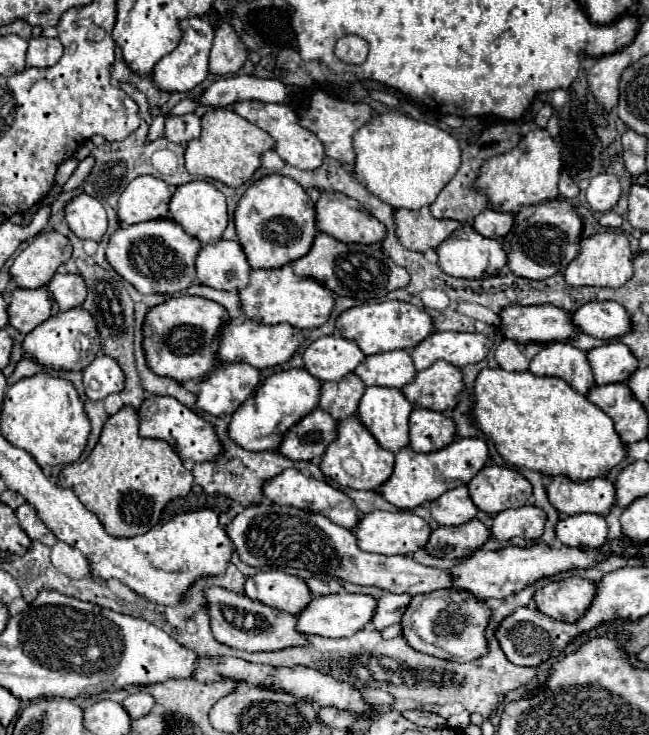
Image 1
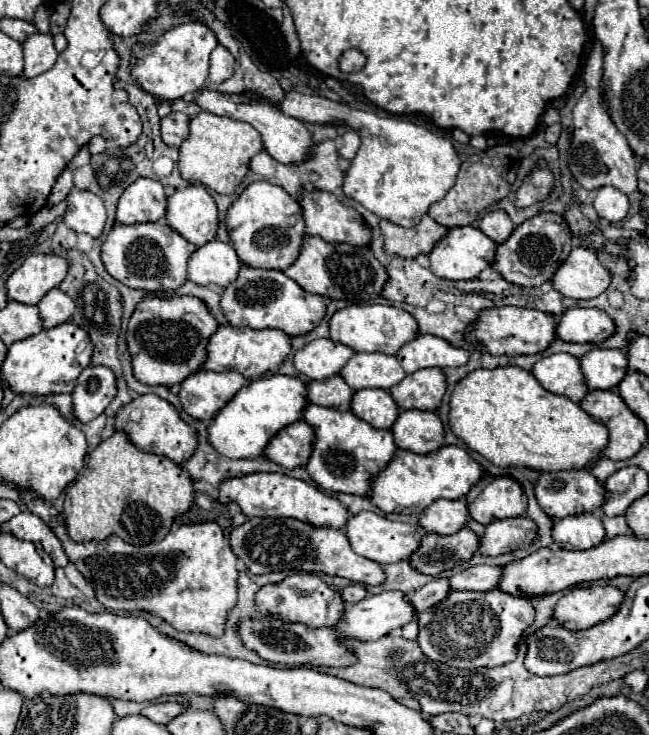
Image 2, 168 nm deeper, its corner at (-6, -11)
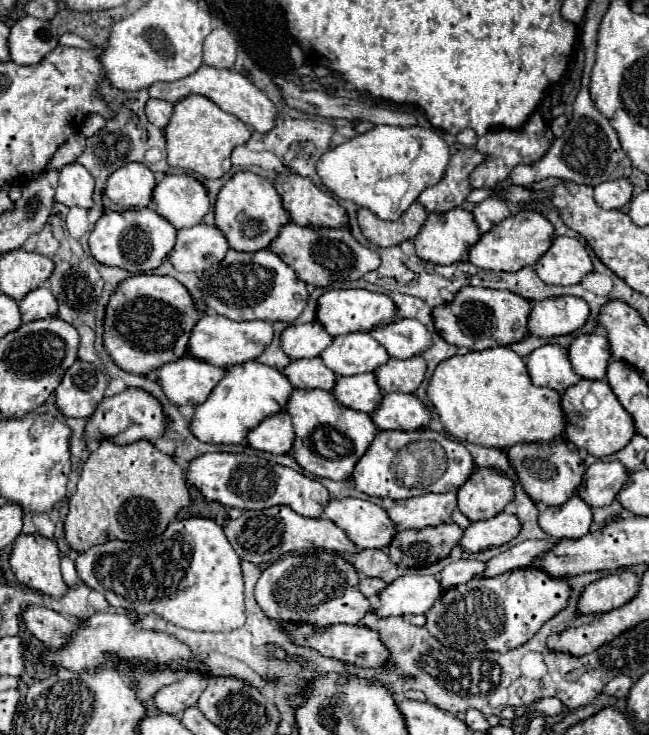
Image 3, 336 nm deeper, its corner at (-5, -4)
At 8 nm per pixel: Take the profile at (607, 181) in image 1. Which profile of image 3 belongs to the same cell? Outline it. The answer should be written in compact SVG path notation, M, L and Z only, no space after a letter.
M611 180L595 186L595 202L605 210L617 210L631 200L633 186L629 180Z

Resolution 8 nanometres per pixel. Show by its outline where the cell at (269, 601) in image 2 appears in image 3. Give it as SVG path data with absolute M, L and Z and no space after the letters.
M335 552L289 554L263 570L255 586L255 600L275 622L307 622L319 628L331 624L357 624L371 610L357 584L359 574L355 568Z

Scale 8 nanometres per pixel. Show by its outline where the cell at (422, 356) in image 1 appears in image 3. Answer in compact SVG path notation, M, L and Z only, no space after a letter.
M397 320L395 324L389 324L385 328L377 328L371 332L371 336L385 346L391 358L405 360L417 354L423 354L433 346L433 336L423 324L417 320Z

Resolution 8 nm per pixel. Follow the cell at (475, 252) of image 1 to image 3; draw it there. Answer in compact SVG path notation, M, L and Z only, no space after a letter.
M453 208L451 212L445 212L445 214L429 214L425 226L415 236L413 244L415 244L415 250L421 260L431 262L431 264L449 266L449 264L465 260L469 248L473 244L477 244L479 238L481 238L481 232L473 220L473 214L467 212L465 208Z

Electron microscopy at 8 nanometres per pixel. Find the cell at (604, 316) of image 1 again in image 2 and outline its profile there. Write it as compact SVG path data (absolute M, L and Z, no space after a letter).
M572 307L560 315L556 339L568 343L600 343L614 333L612 319L600 309Z

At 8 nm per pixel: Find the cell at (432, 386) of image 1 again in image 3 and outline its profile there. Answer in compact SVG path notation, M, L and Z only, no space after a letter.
M413 356L407 360L395 360L391 358L379 372L375 372L377 384L383 392L403 392L403 394L415 394L415 390L425 380L427 364L421 356Z

